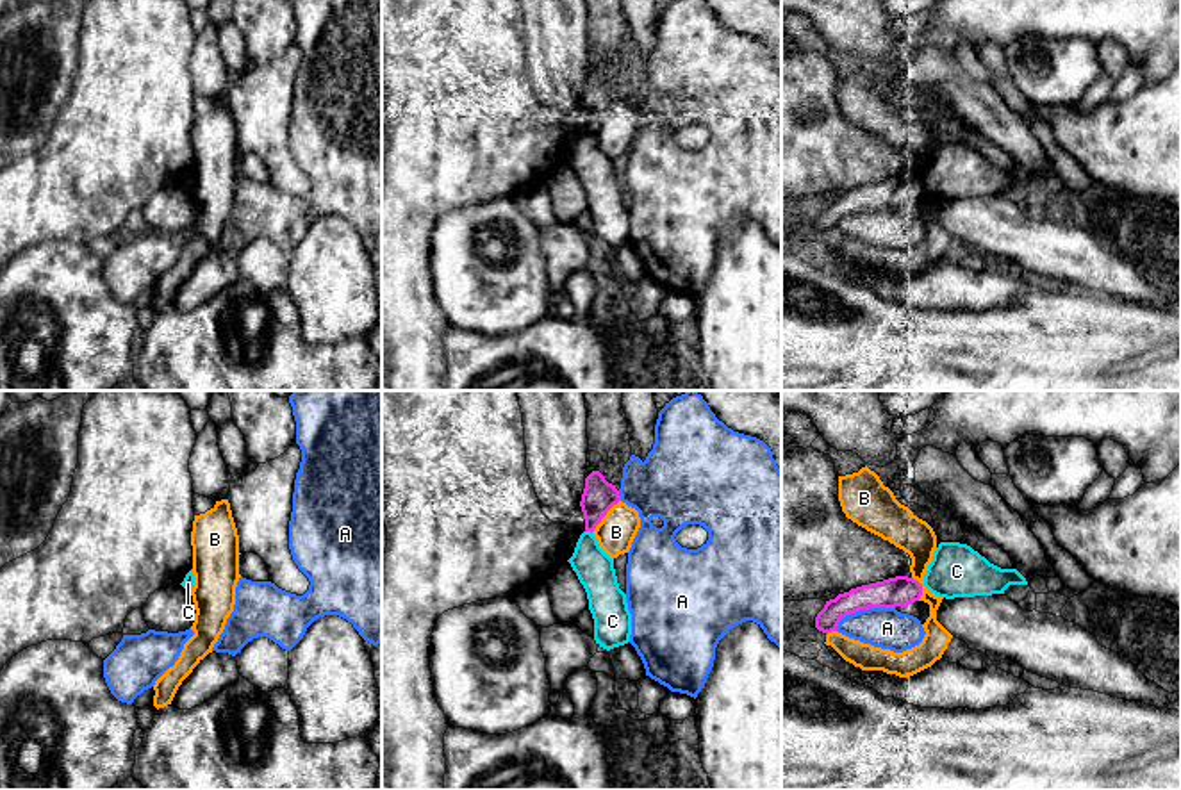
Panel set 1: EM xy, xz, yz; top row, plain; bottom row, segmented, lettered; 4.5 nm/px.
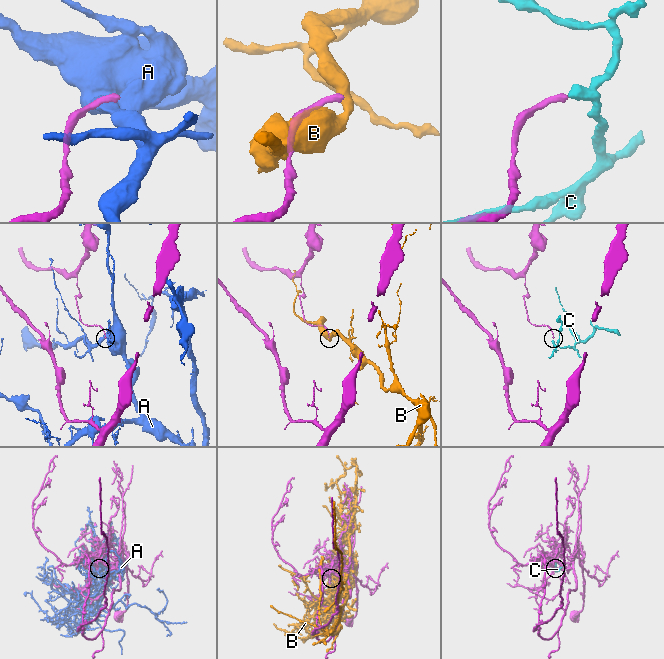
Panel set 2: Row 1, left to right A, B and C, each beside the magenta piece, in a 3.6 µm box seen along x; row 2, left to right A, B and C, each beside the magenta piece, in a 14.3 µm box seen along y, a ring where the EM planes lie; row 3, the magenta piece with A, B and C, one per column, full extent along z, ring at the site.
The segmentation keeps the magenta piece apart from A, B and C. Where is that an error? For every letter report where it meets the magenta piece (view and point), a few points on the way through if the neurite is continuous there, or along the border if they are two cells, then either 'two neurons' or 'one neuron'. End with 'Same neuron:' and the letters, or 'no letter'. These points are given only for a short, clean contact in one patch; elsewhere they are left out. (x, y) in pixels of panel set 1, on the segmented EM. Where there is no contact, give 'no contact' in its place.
A: contact yz (862, 608); two neurons
B: contact xz (605, 514); two neurons
C: contact xz (589, 530); two neurons
Same neuron: no letter

